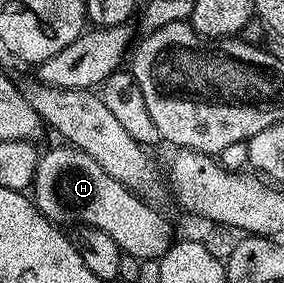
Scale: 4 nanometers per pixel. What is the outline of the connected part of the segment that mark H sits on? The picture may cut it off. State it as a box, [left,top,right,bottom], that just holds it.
[34,146,174,260]

